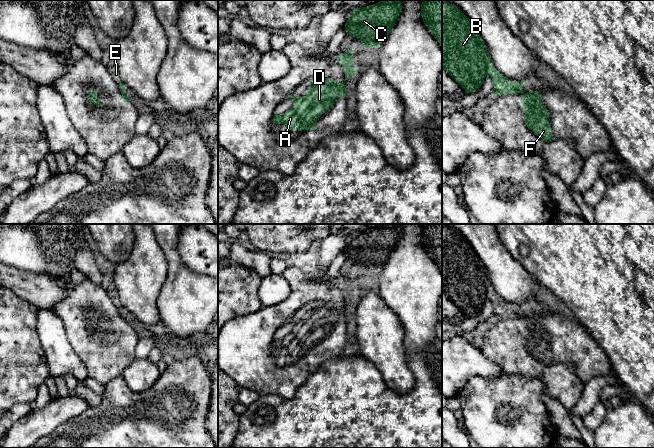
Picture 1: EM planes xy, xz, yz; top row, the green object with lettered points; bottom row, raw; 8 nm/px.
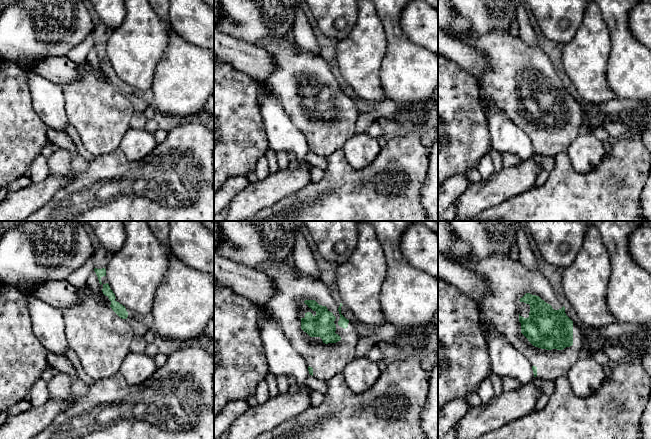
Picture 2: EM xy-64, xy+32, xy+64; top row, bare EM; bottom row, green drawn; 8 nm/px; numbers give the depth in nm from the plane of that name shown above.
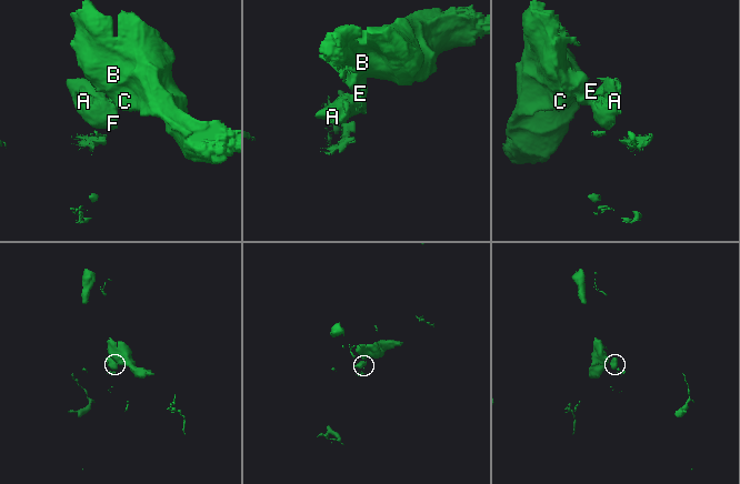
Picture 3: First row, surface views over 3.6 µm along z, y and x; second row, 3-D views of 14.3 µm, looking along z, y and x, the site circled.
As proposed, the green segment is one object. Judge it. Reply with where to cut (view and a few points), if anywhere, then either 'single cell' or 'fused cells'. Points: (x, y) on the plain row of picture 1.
cut in xy along (122, 318), (127, 323); fused cells

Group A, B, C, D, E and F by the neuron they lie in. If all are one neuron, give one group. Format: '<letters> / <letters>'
A D F / B C E

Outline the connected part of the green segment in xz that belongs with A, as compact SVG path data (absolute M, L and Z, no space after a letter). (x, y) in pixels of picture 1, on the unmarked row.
M315 300L309 305L306 318L294 322L294 316L287 323L293 326L292 331L280 339L274 336L273 347L284 348L287 354L315 354L317 343L333 330L338 321L346 322L347 313L345 304L338 307L332 302Z

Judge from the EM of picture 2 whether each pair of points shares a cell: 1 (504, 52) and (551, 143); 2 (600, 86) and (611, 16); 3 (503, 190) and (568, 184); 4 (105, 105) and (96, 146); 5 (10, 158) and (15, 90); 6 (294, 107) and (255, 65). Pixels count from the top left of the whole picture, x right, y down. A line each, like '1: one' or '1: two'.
1: one
2: two
3: two
4: one
5: one
6: two

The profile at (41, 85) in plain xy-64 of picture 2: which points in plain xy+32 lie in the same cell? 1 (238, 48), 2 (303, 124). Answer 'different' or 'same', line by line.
1: different
2: different

